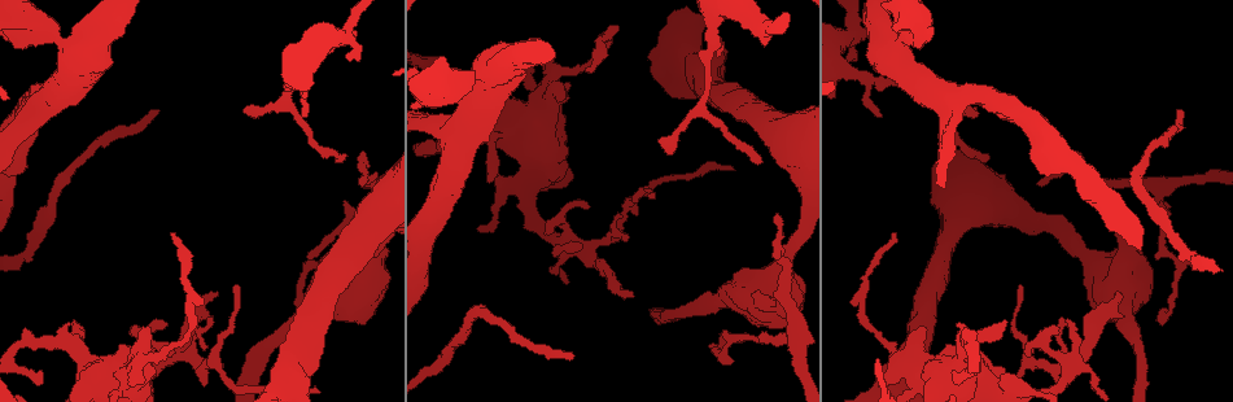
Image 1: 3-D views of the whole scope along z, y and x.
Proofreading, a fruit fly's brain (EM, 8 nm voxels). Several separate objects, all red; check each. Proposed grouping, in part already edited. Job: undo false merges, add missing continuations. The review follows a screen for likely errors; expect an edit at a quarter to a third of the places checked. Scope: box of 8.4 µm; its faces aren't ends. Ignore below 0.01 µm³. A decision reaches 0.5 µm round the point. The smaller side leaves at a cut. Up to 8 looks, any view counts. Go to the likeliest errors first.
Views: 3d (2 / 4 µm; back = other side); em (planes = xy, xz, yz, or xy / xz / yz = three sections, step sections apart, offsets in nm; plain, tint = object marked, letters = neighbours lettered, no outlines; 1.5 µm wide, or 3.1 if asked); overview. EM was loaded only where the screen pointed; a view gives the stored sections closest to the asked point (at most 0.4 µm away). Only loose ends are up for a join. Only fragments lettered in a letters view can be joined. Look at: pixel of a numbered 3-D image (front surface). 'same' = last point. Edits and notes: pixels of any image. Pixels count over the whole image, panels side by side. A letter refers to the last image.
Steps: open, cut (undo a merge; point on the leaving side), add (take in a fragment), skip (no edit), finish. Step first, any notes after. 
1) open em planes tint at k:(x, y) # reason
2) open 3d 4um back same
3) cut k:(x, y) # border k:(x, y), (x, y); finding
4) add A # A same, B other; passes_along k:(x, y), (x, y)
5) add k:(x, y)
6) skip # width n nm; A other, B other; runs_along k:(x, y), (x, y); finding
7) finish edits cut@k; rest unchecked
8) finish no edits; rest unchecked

open 3d 4um at 1:(573, 354) # an open end

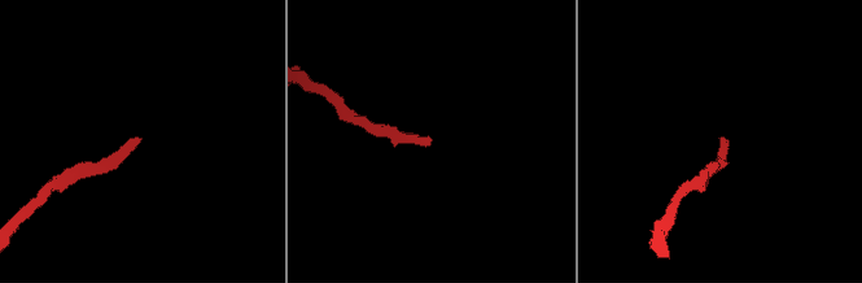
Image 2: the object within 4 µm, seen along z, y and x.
open em xz step 4 letters at 2:(140, 139)

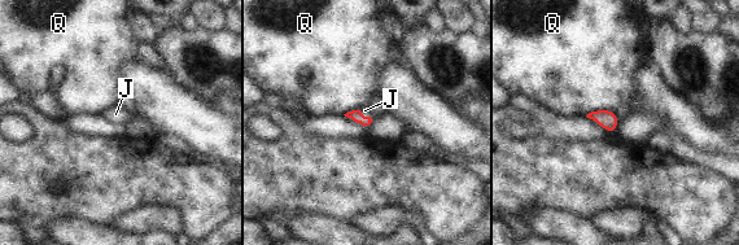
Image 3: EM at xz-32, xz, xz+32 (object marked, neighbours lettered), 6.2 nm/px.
open em planes letters same # cut it another way

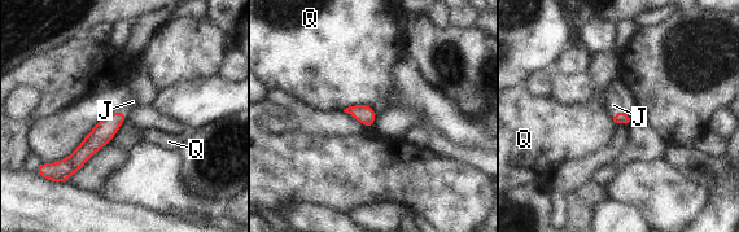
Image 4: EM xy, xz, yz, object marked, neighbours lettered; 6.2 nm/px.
add J # J same, Q other; passes_along 4:(624, 118), (617, 113), (613, 105); the cell continues

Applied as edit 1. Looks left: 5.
open overview # see it whole again

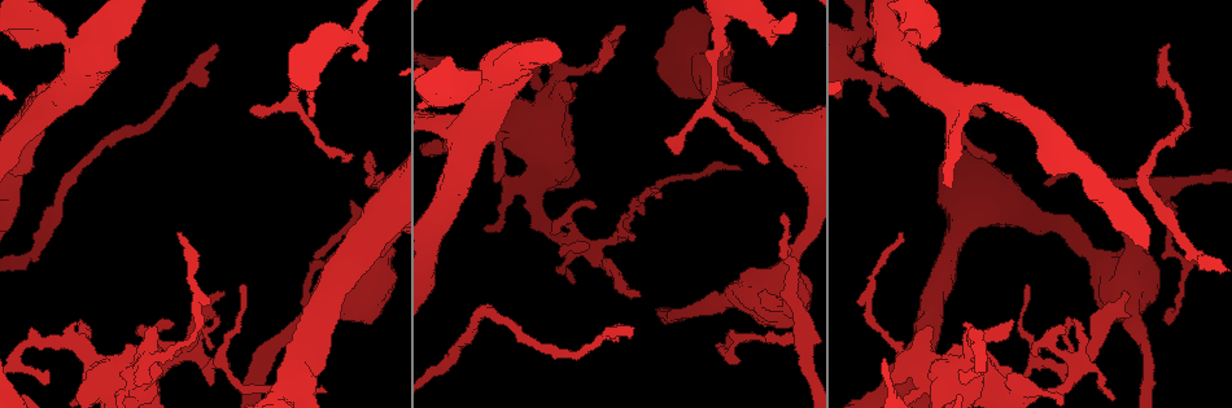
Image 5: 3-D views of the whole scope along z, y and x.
open 3d 4um at 5:(490, 74) # narrows sharply

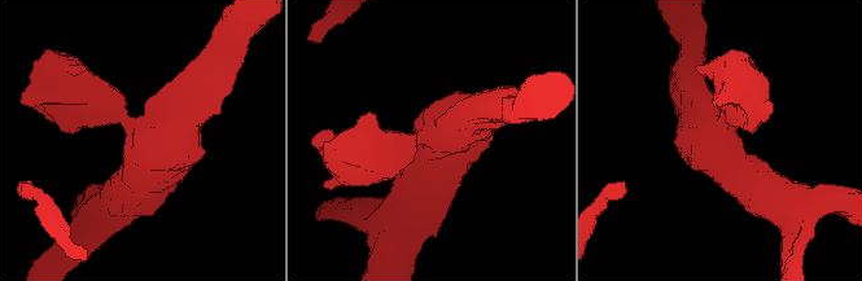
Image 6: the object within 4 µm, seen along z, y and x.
open em planes tint at 6:(428, 139) # now the EM

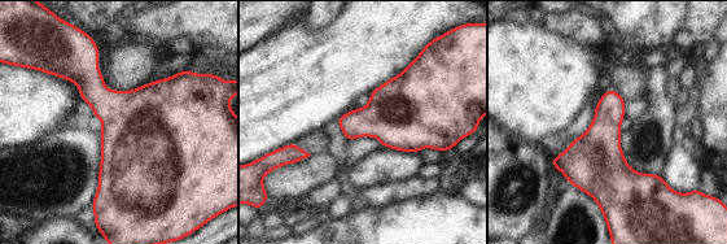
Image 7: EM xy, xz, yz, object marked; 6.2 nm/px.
open em planes letters same # see the neighbours

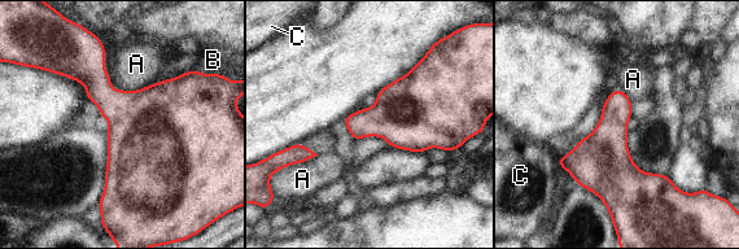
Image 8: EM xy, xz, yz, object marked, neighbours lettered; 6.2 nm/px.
skip # width 300 nm; A other, B other, C other; border 8:(152, 82), (138, 90), (116, 90); all the same cell

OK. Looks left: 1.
finish edits add@4; rest unchecked

